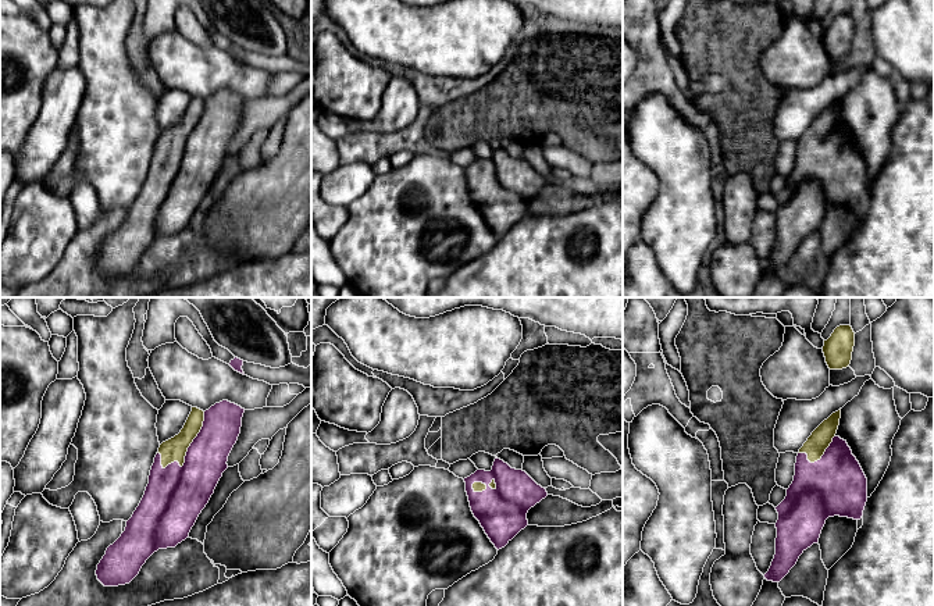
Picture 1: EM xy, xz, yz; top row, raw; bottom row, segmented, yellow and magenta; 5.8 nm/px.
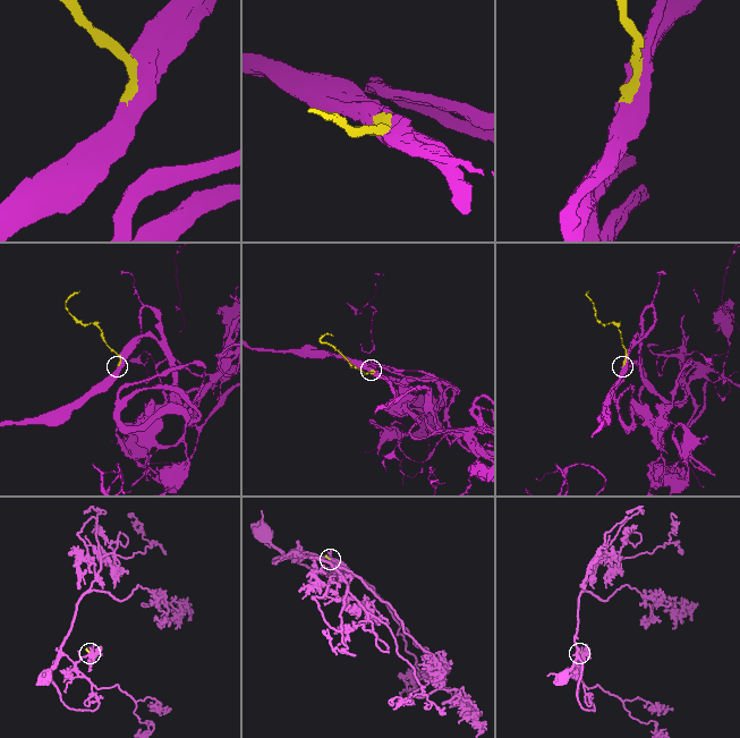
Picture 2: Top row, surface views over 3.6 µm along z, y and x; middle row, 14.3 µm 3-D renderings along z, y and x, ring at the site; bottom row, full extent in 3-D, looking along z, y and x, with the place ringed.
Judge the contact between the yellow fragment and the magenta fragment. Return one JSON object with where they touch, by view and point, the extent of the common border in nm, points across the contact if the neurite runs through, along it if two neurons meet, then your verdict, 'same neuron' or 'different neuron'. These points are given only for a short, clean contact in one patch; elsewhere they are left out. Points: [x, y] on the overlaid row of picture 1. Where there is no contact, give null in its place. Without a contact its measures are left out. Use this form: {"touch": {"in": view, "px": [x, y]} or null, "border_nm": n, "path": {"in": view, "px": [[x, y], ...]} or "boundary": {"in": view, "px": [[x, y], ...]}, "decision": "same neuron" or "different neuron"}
{"touch": {"in": "xy", "px": [188, 446]}, "border_nm": 420, "decision": "same neuron"}

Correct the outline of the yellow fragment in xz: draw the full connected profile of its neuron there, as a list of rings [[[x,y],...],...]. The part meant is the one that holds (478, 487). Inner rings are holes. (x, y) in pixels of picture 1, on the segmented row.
[[[495,459],[492,470],[464,478],[474,517],[499,550],[528,525],[527,513],[548,496],[525,471]]]

